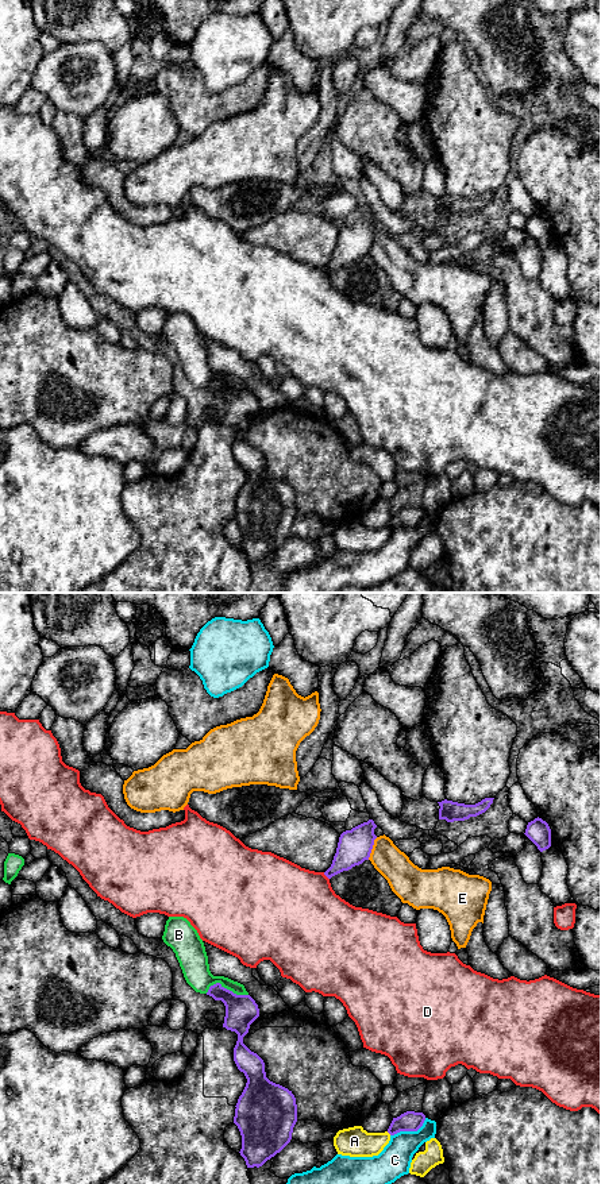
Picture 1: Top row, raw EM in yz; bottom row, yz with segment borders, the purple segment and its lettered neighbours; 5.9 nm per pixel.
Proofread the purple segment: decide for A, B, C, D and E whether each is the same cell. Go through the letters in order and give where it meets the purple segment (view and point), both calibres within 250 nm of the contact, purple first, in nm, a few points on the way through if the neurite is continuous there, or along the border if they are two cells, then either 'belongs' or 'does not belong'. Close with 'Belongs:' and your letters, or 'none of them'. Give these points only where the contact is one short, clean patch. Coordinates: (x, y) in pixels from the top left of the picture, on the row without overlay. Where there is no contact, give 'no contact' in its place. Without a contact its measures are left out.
A: contact yz (389, 528); calibres 120 and 180 nm; border yz (386, 527), (390, 529); does not belong
B: contact yz (226, 384); calibres 190 and 170 nm; border yz (205, 388), (211, 381), (220, 378), (237, 389), (247, 390); does not belong
C: contact yz (409, 525); calibres 120 and 190 nm; border yz (426, 513), (416, 525), (400, 525), (390, 531); does not belong
D: contact yz (326, 270); calibres 200 and 460 nm; does not belong
E: contact yz (372, 243); calibres 200 and 190 nm; does not belong
Belongs: none of them

